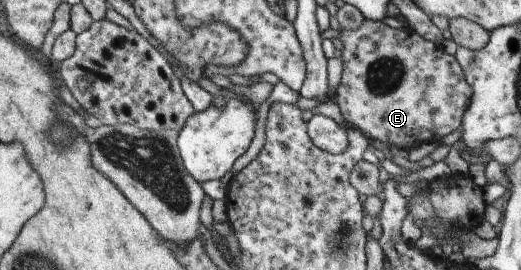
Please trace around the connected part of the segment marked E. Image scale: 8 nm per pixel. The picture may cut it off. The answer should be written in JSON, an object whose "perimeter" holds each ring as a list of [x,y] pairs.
{"perimeter":[[[364,20],[364,23],[355,30],[343,30],[340,33],[340,41],[342,41],[342,52],[339,53],[342,57],[343,72],[341,75],[340,85],[337,89],[337,93],[334,101],[340,106],[341,114],[346,121],[349,121],[352,126],[361,130],[370,140],[376,139],[376,141],[382,141],[390,145],[396,145],[398,147],[412,149],[415,146],[420,146],[422,143],[436,142],[443,139],[446,135],[449,135],[453,131],[456,131],[458,127],[462,125],[462,116],[469,106],[472,97],[472,87],[468,81],[466,81],[464,71],[458,63],[455,55],[448,54],[442,48],[442,45],[432,43],[428,39],[424,39],[421,35],[407,26],[402,28],[391,28],[384,24],[382,21]]]}

